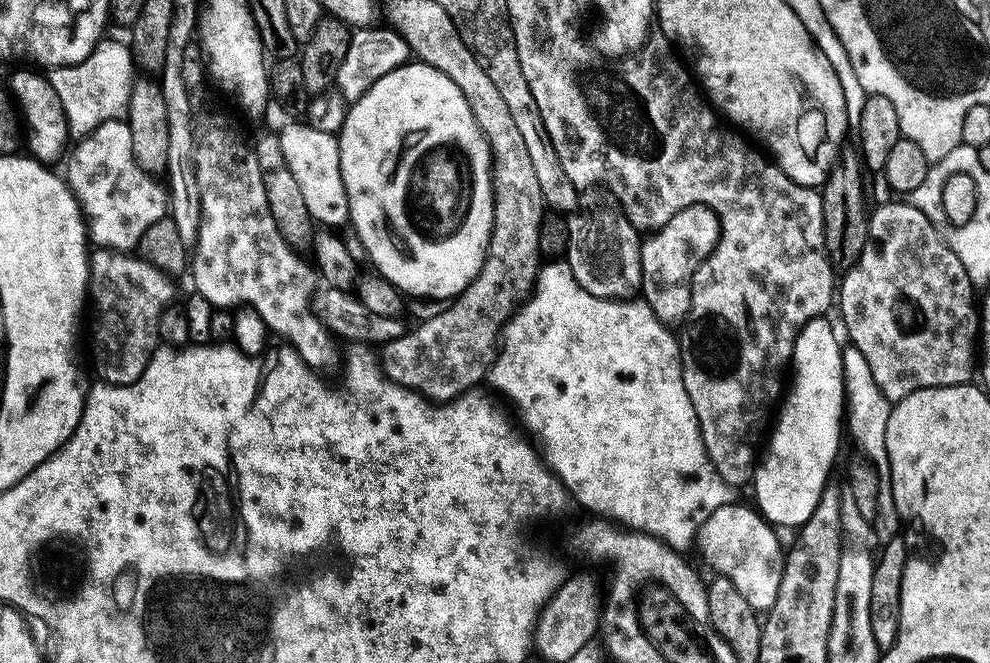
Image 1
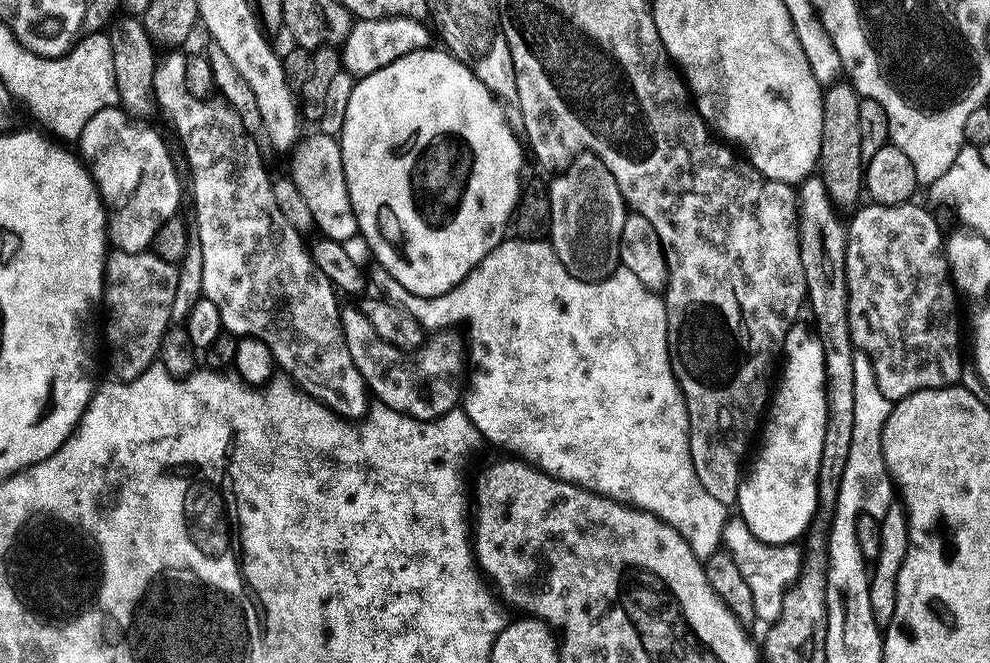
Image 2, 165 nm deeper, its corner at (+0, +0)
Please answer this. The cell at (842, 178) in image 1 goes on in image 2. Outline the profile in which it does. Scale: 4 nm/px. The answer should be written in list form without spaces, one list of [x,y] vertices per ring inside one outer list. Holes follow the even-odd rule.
[[[840,78],[823,89],[822,106],[822,146],[818,168],[832,199],[841,209],[851,204],[859,205],[864,188],[864,169],[866,161],[862,158],[862,126],[860,125],[859,92],[847,79]]]

